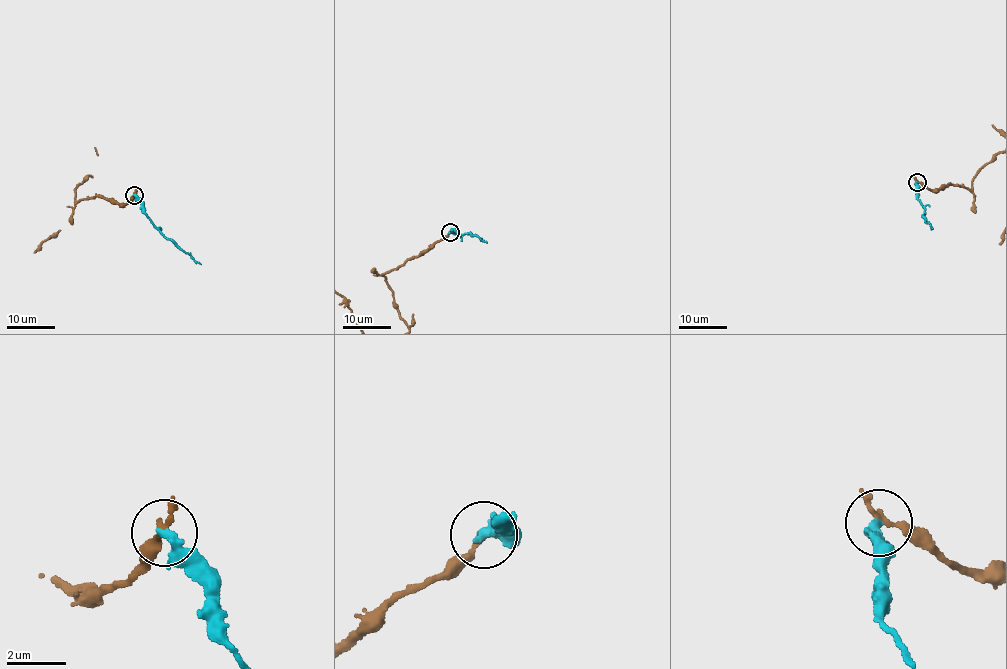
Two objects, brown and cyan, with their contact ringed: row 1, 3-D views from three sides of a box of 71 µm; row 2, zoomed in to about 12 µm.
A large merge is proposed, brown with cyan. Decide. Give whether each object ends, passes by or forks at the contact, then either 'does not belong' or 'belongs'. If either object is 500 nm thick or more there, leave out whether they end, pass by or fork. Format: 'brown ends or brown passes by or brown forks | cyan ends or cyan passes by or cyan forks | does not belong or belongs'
brown ends | cyan passes by | does not belong

